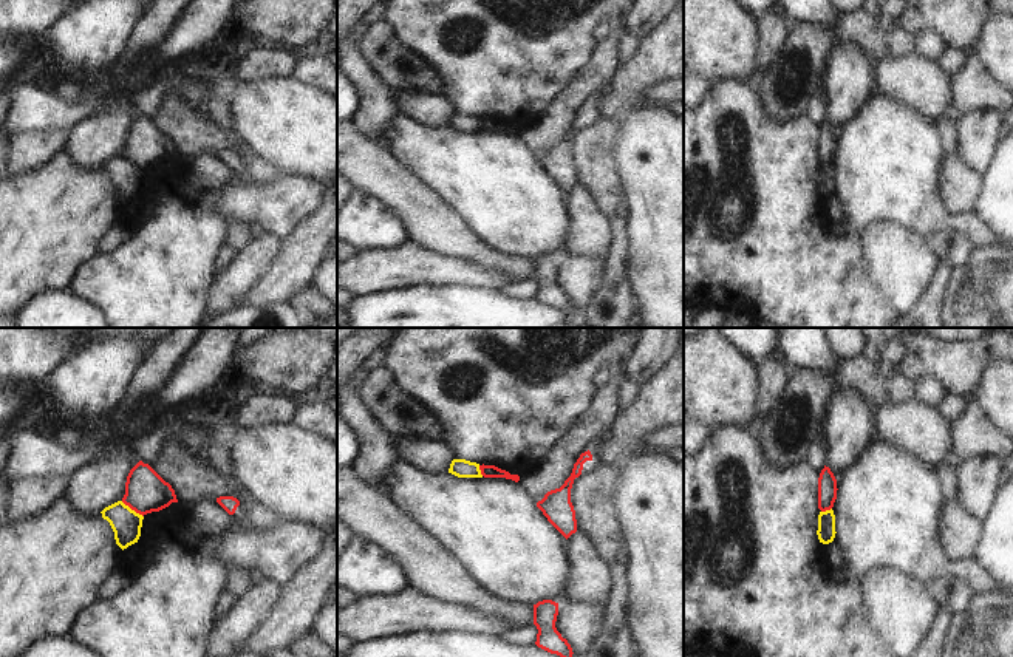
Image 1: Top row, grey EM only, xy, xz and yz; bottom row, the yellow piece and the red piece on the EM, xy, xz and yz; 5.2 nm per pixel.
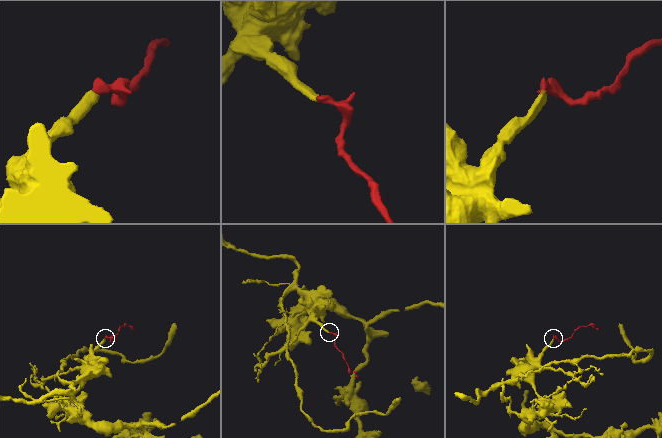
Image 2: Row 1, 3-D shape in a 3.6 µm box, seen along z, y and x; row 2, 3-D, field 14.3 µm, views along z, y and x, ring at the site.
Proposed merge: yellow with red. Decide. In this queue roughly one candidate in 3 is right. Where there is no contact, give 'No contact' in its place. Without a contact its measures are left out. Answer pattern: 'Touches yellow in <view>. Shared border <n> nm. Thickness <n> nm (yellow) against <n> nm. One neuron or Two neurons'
Touches yellow in xy. Shared border 150 nm. Thickness 160 nm (yellow) against 220 nm. Two neurons

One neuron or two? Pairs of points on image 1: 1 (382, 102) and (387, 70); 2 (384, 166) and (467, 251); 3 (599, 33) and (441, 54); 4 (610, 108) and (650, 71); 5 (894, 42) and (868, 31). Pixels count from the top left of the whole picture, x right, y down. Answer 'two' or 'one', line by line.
1: two
2: one
3: two
4: one
5: two

